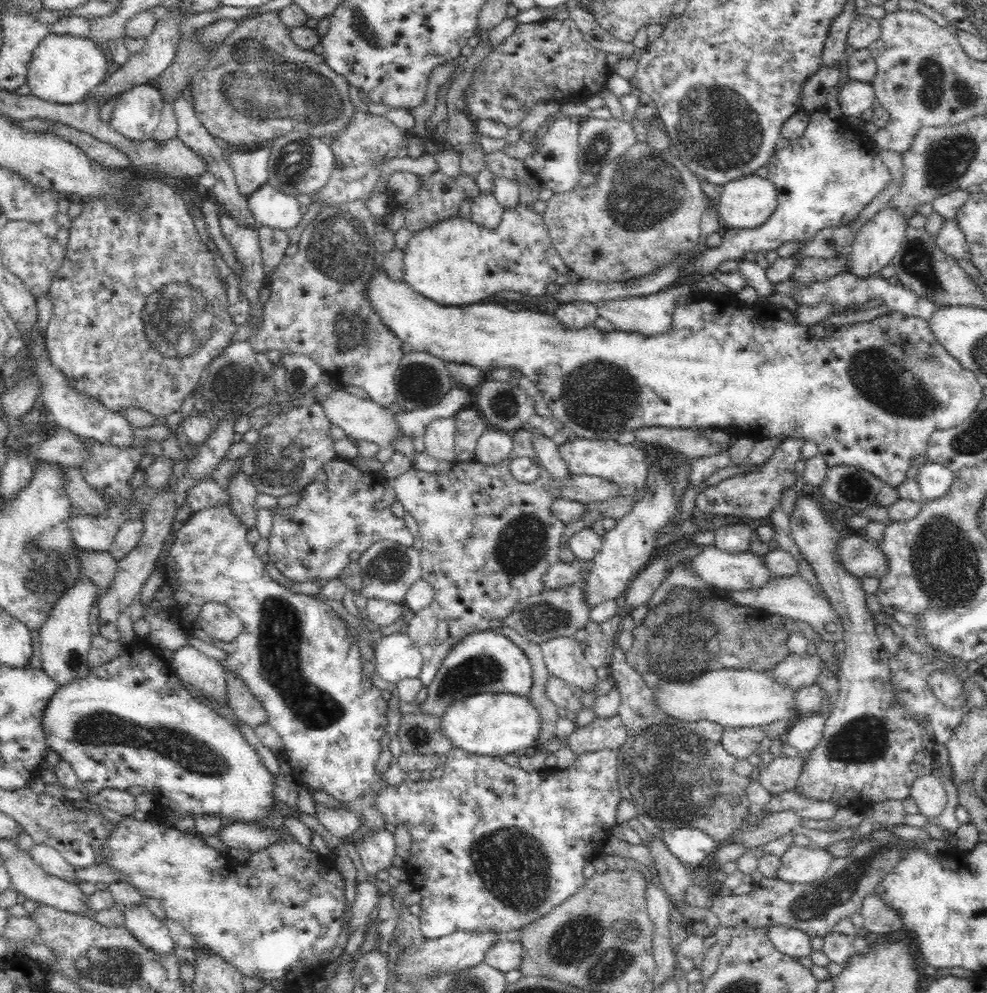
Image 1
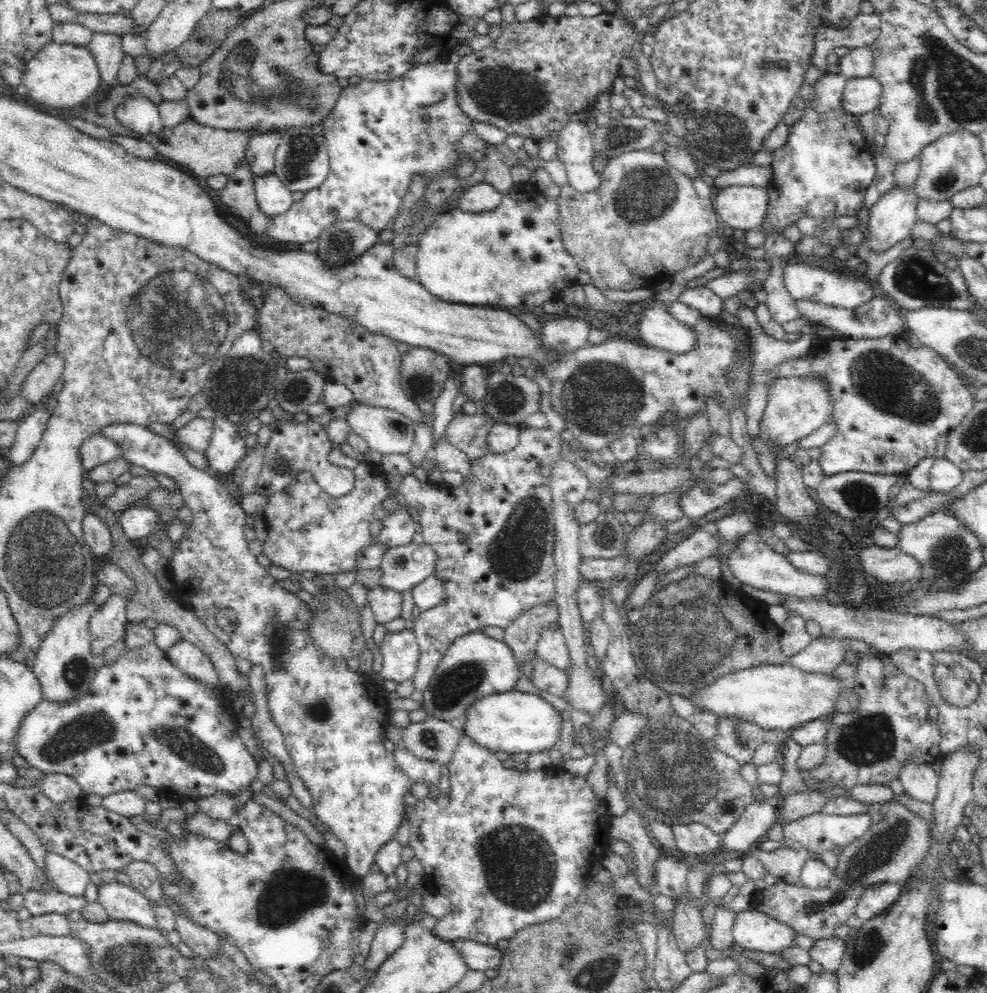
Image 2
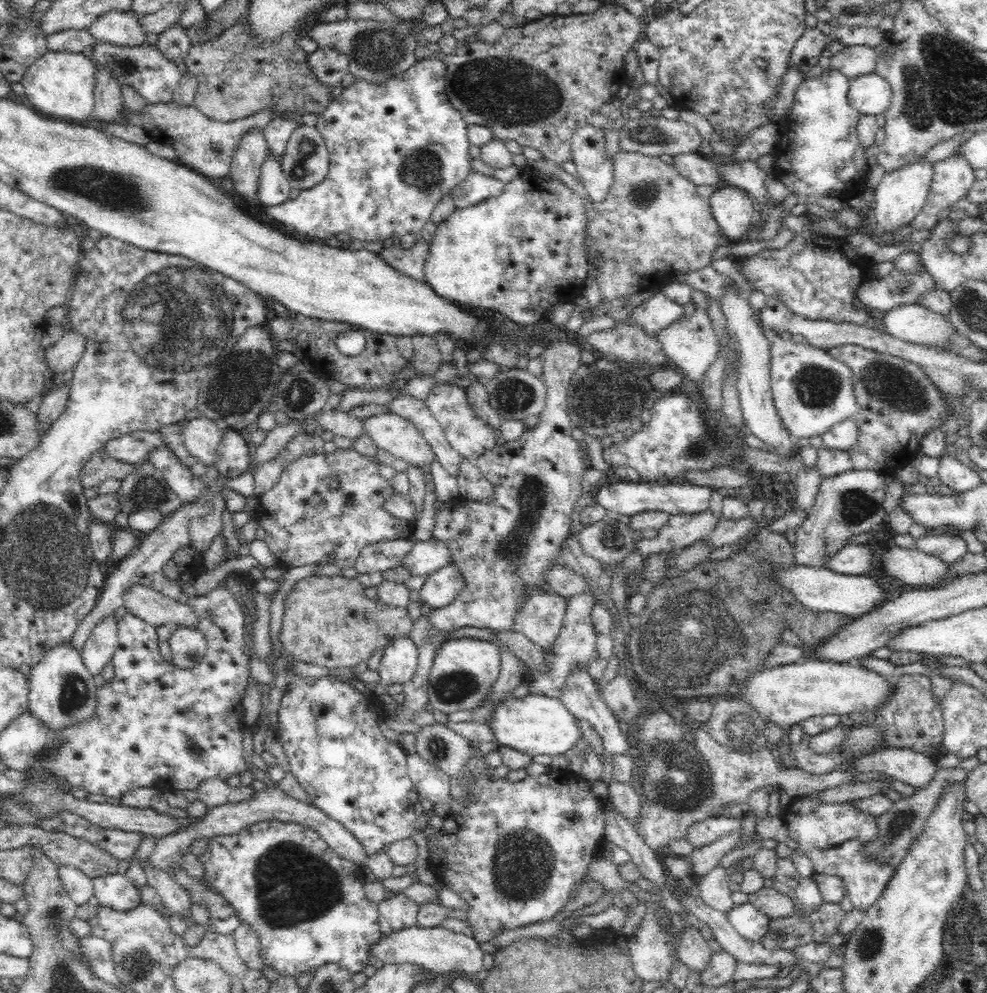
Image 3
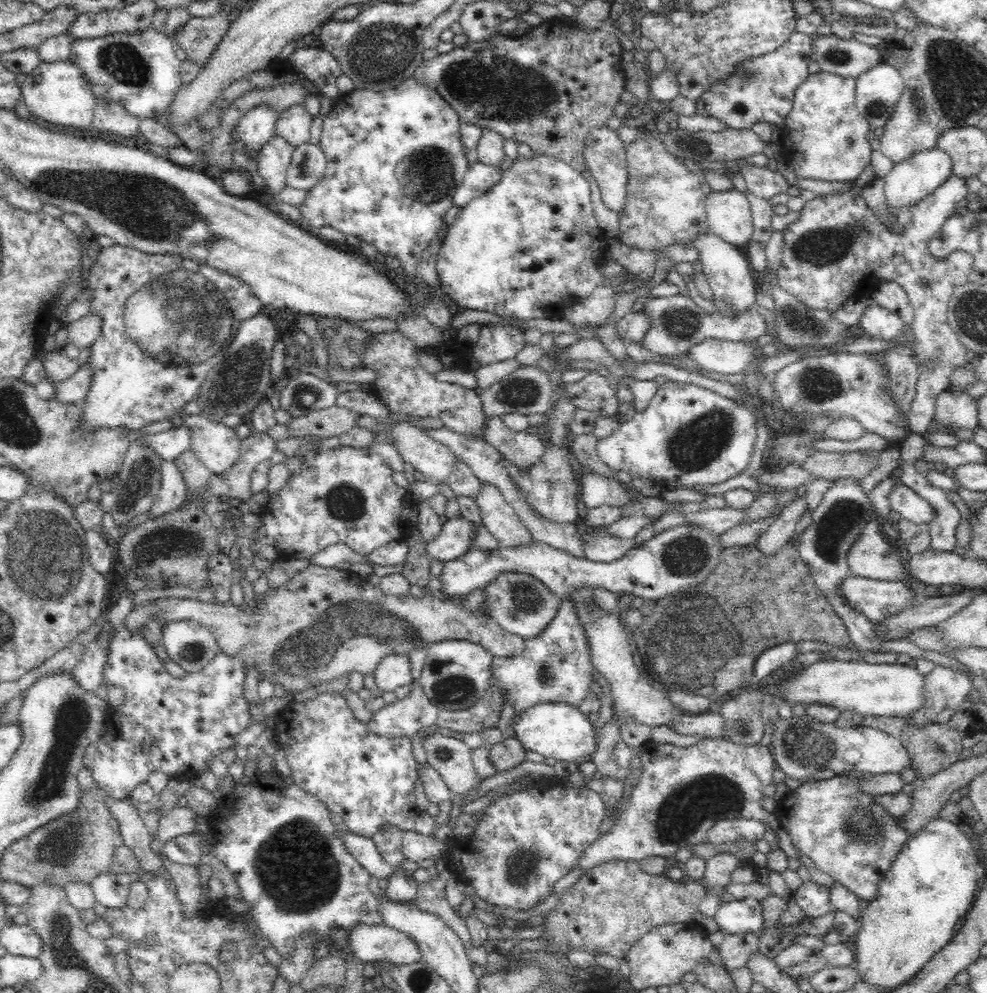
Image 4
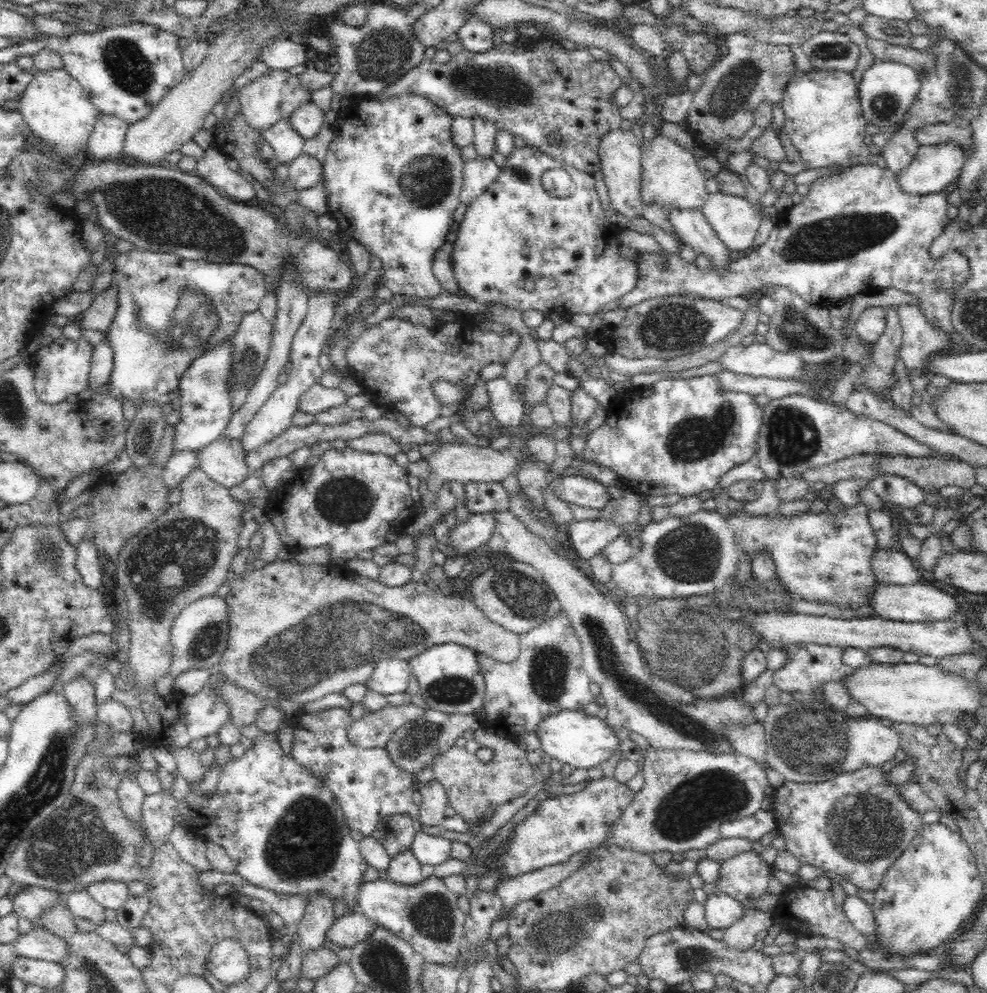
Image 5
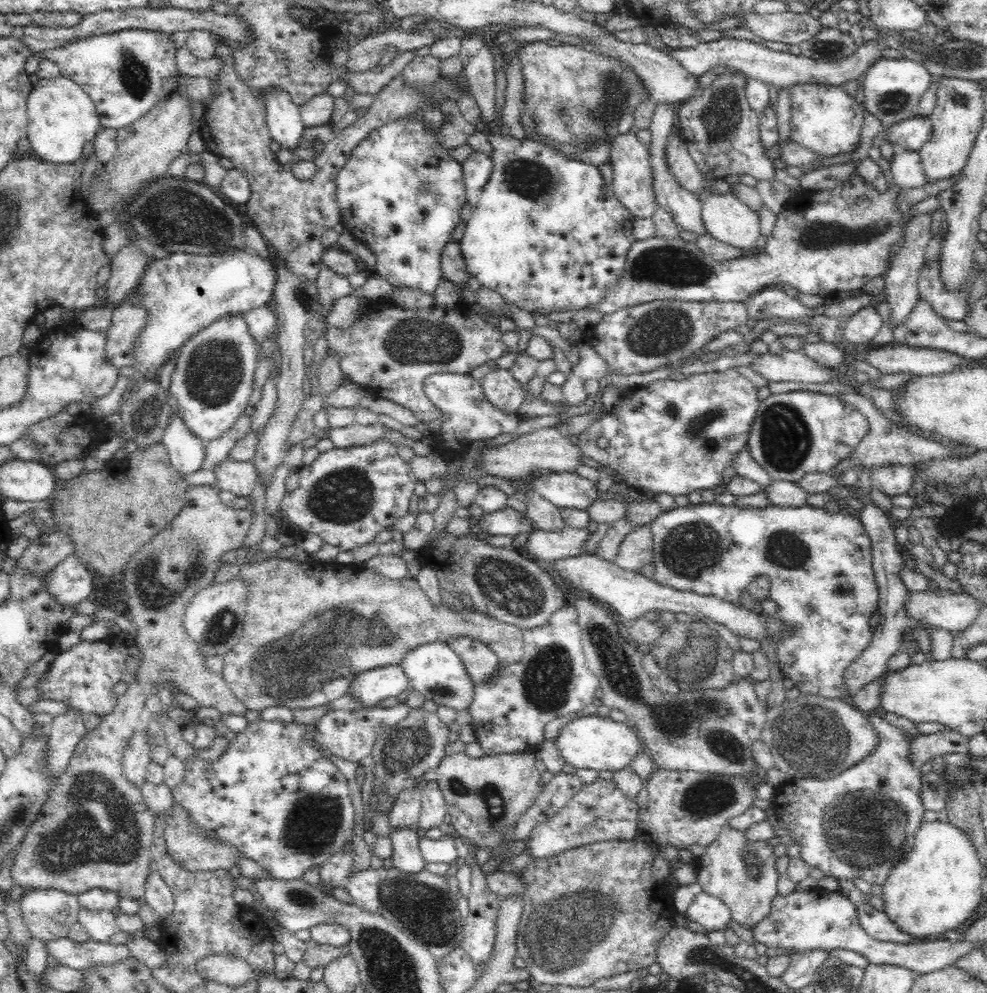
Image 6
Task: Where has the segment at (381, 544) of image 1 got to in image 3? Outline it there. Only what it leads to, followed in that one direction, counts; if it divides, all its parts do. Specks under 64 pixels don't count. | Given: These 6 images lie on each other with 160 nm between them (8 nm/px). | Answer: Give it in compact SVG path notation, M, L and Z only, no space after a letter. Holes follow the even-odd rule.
M415 540L402 566L416 576L431 575L451 562L450 547L441 540Z

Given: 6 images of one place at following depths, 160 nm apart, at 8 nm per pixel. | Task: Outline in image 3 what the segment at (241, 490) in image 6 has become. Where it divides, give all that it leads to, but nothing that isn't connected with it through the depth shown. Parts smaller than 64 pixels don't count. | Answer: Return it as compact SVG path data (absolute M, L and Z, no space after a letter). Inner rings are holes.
M200 416L186 422L182 437L188 452L206 466L215 466L217 448L222 443L225 430L218 428L213 420Z

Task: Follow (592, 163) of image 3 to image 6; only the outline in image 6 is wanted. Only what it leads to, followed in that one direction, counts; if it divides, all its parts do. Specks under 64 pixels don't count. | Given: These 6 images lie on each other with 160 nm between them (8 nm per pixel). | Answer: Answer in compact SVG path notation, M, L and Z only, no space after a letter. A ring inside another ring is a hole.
M626 133L613 138L609 164L614 169L614 181L611 186L618 201L636 217L650 218L658 208L653 188L653 169L648 148L636 139L634 133Z

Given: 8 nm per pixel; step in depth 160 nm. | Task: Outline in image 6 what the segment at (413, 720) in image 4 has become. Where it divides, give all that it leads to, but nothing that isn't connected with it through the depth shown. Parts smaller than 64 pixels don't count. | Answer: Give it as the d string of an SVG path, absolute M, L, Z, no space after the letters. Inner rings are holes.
M404 703L392 708L366 707L361 710L346 711L334 710L324 714L316 725L313 740L318 744L318 750L328 751L332 756L350 760L351 762L362 762L364 756L368 756L374 744L376 734L380 734L387 726L398 724L407 718L409 707Z

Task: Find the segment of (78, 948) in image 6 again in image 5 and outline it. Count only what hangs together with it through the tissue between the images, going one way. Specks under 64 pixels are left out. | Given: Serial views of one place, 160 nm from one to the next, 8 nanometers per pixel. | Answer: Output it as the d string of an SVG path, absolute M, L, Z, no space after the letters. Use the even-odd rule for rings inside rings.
M42 926L33 927L28 934L18 935L13 947L19 956L60 963L69 955L67 942Z

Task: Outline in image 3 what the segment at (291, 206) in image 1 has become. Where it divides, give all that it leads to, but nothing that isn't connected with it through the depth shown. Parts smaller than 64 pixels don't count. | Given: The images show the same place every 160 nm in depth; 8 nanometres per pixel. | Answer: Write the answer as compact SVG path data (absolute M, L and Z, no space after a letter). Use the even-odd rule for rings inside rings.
M268 152L261 168L257 198L263 206L272 207L288 200L291 187L282 171L282 158Z

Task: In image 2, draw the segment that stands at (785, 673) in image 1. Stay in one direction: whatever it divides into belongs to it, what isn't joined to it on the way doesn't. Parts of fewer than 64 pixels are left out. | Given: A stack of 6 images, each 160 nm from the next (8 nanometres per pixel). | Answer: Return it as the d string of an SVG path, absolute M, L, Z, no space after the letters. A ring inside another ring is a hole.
M819 637L791 658L794 667L810 673L832 674L846 662L846 654L852 652L845 639Z

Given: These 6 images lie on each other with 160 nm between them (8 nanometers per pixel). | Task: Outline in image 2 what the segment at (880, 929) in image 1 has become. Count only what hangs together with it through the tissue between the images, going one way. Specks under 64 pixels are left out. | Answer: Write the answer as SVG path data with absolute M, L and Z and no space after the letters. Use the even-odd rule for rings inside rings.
M878 882L866 886L862 896L858 898L854 906L856 916L863 921L873 918L877 913L889 910L900 896L901 885L895 882Z

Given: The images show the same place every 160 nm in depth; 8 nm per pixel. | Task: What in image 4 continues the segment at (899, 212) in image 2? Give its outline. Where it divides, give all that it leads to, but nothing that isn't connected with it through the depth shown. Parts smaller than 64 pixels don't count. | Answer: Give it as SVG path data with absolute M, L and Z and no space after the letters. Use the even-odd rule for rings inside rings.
M933 147L924 151L915 153L911 158L904 162L896 163L892 171L883 178L884 193L886 194L886 203L898 208L900 206L910 206L922 201L942 187L942 184L953 176L954 163L947 152L940 148Z

